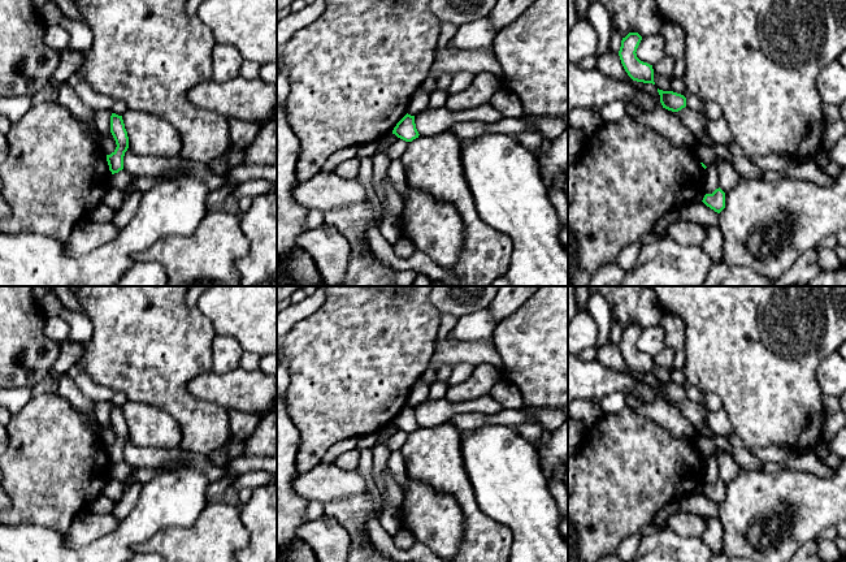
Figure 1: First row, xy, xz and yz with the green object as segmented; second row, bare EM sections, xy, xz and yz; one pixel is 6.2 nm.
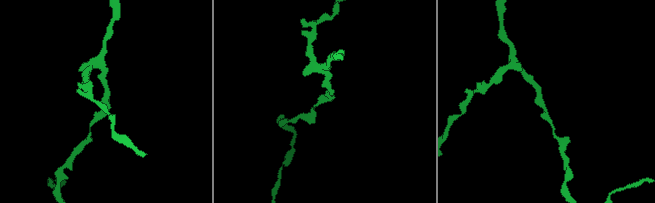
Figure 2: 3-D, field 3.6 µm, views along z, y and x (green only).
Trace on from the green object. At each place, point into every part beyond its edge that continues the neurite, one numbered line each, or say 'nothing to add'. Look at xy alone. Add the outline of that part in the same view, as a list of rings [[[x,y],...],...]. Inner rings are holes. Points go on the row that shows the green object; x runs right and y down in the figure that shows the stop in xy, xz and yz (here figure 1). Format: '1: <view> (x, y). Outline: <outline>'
nothing to add

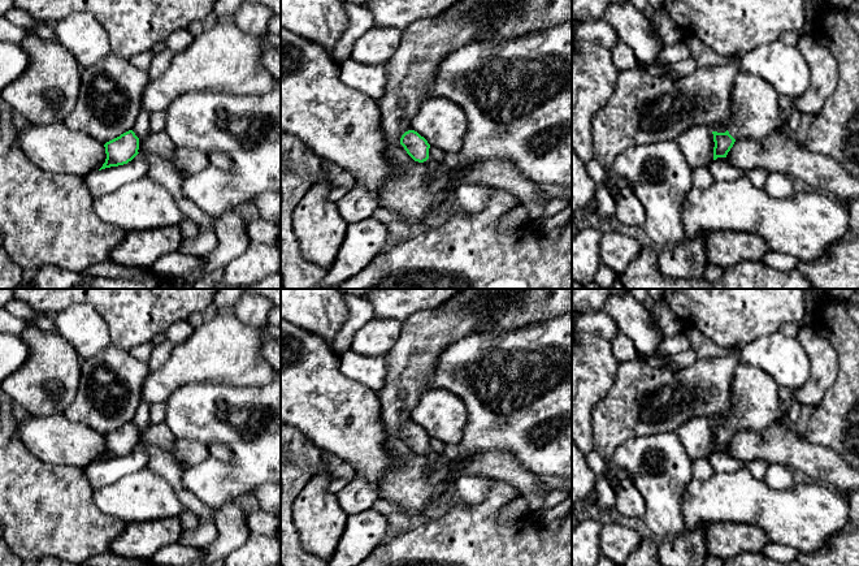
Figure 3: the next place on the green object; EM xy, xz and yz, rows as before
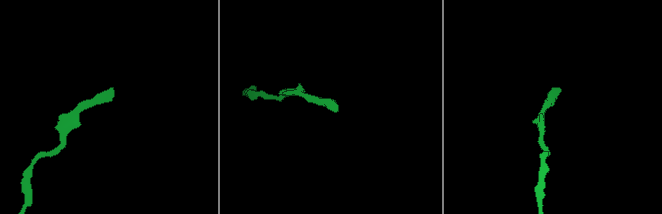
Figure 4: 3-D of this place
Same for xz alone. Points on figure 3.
1: xz (432, 163). Outline: [[[429,157],[425,164],[430,168],[430,176],[433,177],[439,163]]]

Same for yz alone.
1: yz (755, 106). Outline: [[[739,70],[733,86],[729,134],[736,139],[763,138],[780,130],[780,96],[756,75]]]

